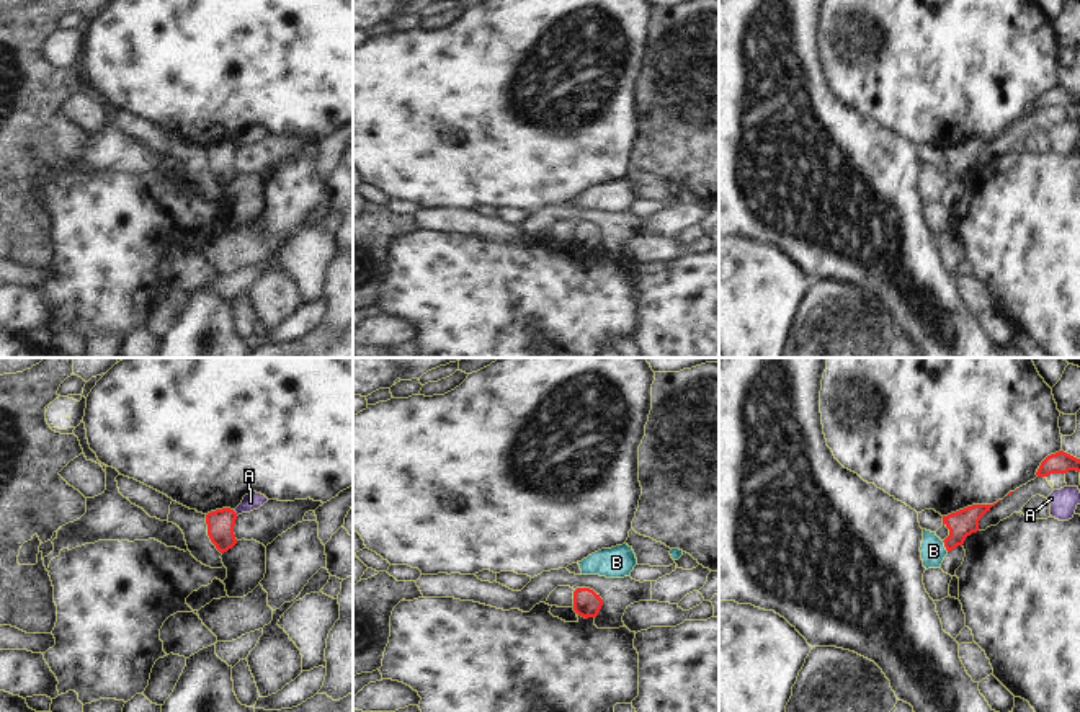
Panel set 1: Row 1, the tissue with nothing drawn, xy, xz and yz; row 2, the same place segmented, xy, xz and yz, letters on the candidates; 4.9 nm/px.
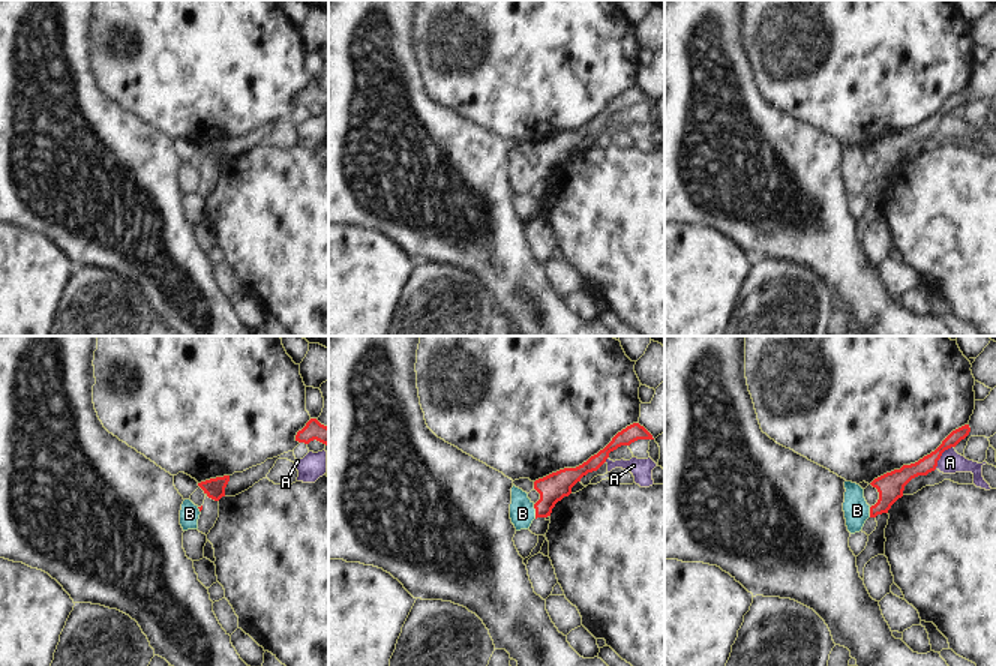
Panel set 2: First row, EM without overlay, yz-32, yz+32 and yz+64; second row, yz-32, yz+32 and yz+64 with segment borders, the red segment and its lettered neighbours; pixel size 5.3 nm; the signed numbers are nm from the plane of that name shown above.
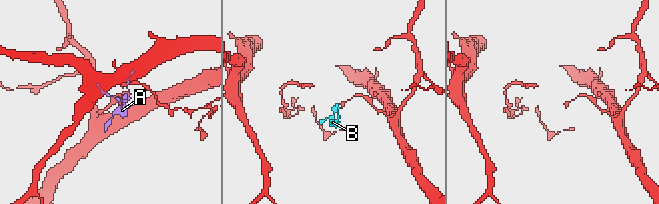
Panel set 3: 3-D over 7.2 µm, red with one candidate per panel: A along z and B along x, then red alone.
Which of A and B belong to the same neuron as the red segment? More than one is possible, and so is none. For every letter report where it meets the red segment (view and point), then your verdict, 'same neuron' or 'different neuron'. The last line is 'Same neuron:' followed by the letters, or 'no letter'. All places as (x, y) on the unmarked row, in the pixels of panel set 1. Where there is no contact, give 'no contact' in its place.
A: contact xy (236, 147); different neuron
B: contact yz (945, 180); same neuron
Same neuron: B

